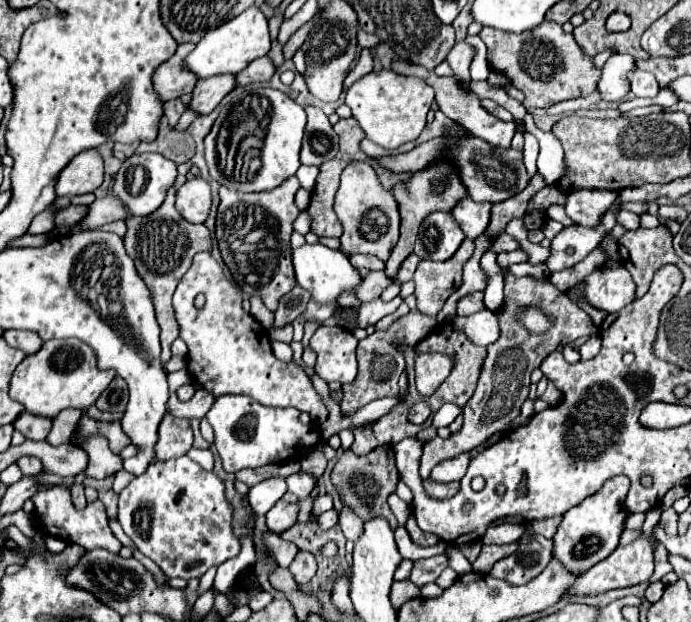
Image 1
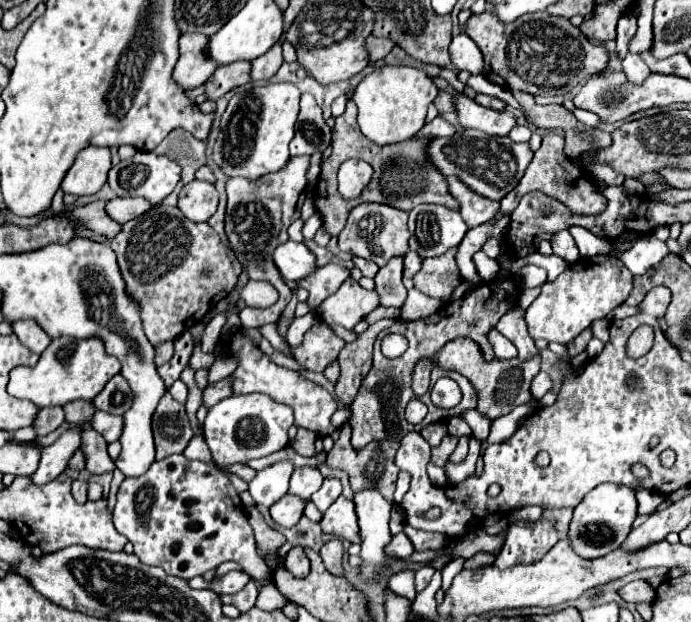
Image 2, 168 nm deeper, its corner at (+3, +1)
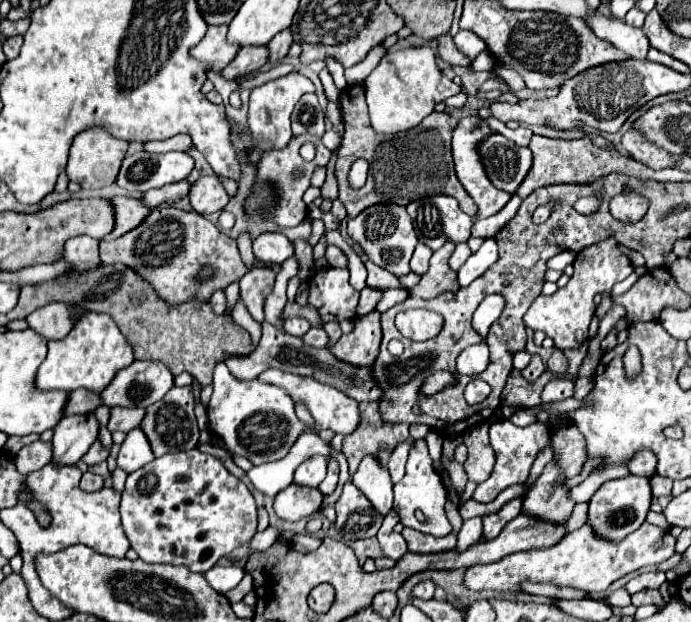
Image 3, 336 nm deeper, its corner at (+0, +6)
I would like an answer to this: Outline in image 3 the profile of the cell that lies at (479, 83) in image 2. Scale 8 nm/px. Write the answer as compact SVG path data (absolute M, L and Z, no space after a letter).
M428 46L388 52L366 78L364 86L370 108L370 122L372 128L380 134L396 134L416 128L428 114L434 112L434 106L438 102L444 102L461 90L461 86L454 84L440 72L440 68L436 66L434 50Z

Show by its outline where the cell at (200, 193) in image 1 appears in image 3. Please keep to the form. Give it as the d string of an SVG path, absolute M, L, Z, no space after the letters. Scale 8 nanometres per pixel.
M204 176L190 190L190 204L198 214L220 212L228 204L230 196L226 194L222 182L216 176Z

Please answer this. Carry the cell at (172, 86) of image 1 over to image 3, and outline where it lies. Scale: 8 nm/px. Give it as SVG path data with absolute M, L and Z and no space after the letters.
M220 24L220 26L210 26L206 36L202 38L202 44L194 46L190 50L190 54L196 60L206 62L210 68L216 68L216 72L222 72L236 56L238 48L236 44L230 44L226 40L228 34L228 24Z

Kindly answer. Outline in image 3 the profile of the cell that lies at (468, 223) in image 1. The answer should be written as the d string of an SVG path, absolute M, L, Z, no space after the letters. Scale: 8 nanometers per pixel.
M468 116L468 118L462 118L460 120L460 124L458 124L458 128L454 130L454 136L452 136L452 154L454 154L456 176L462 182L464 190L478 204L478 218L488 218L488 216L500 212L510 202L510 198L512 198L512 194L494 188L494 184L488 180L486 170L484 170L484 166L480 162L478 148L482 144L482 140L486 140L486 136L492 136L492 134L496 134L496 130L492 130L488 124L484 124L480 116Z

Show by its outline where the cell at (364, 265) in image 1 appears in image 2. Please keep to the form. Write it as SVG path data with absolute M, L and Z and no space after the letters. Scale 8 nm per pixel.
M353 257L353 263L355 263L355 267L359 267L361 269L361 273L365 275L365 277L375 277L377 275L377 271L379 271L379 267L373 263L373 261L367 261L367 259L363 259L363 257Z

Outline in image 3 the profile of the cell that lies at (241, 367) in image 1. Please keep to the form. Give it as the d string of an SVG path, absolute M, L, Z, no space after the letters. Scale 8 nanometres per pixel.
M266 370L258 376L258 380L262 382L268 382L268 384L276 384L276 386L282 386L294 400L302 400L308 410L312 412L314 416L314 422L316 422L316 428L330 428L334 432L340 432L340 434L350 434L354 432L354 428L358 428L360 424L360 412L358 412L358 404L356 400L350 400L346 394L342 394L340 390L332 388L332 386L326 386L326 384L320 384L316 380L310 380L310 378L304 378L304 376L294 376L294 374L288 374L288 372L282 372L282 370Z

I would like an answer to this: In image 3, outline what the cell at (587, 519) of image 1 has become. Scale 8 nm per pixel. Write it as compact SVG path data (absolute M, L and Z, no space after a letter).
M628 474L626 478L620 480L608 480L590 500L588 524L594 528L594 532L598 532L598 536L618 542L644 524L646 514L650 510L650 502L652 502L652 490L648 478Z

